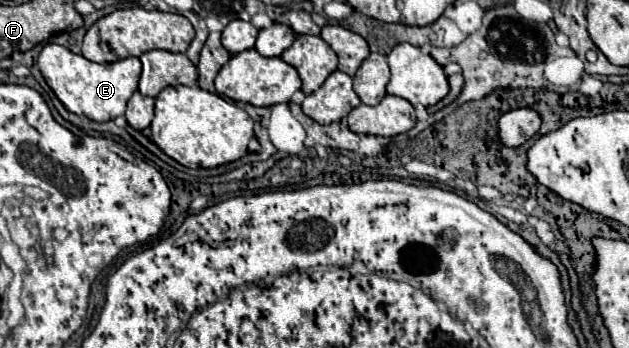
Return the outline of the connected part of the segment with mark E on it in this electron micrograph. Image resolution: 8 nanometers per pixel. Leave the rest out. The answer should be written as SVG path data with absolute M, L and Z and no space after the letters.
M50 42L41 49L37 63L47 85L53 89L67 111L85 115L99 123L111 121L125 113L125 105L137 89L141 73L141 61L137 57L127 57L115 63L93 63L83 55L75 55L69 49Z

